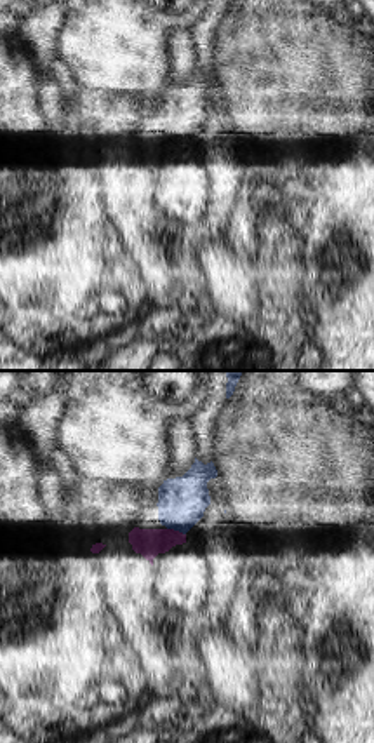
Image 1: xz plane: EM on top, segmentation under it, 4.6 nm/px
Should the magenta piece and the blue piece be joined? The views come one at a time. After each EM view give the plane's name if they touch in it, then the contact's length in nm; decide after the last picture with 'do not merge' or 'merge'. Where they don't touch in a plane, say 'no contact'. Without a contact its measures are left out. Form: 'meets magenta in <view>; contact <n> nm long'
meets magenta in xz; contact 90 nm long

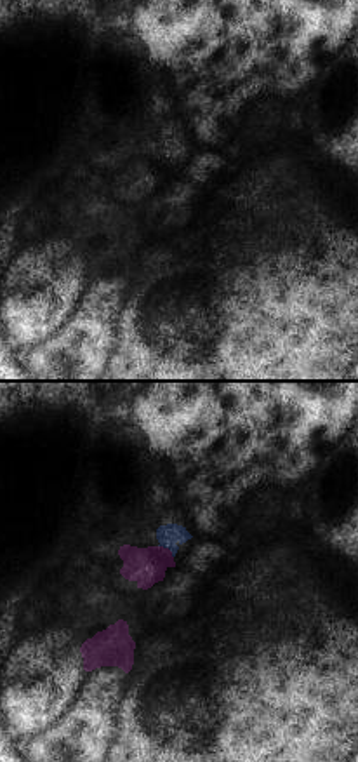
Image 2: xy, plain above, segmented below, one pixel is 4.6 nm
meets magenta in xy; contact 90 nm long

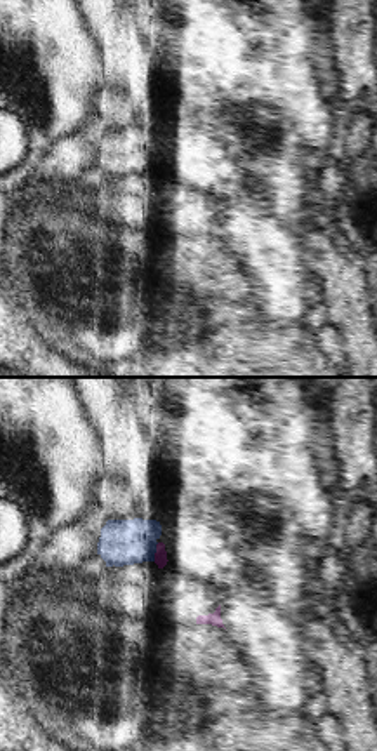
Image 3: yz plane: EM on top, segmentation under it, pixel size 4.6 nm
meets magenta in yz; contact 90 nm long

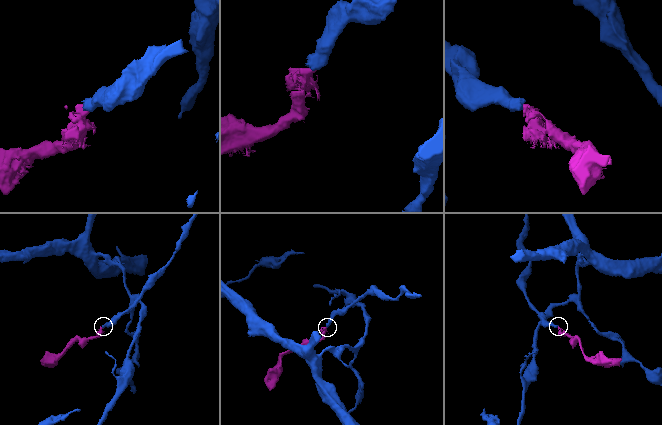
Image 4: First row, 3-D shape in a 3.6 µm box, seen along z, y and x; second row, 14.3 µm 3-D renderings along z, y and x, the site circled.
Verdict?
merge

